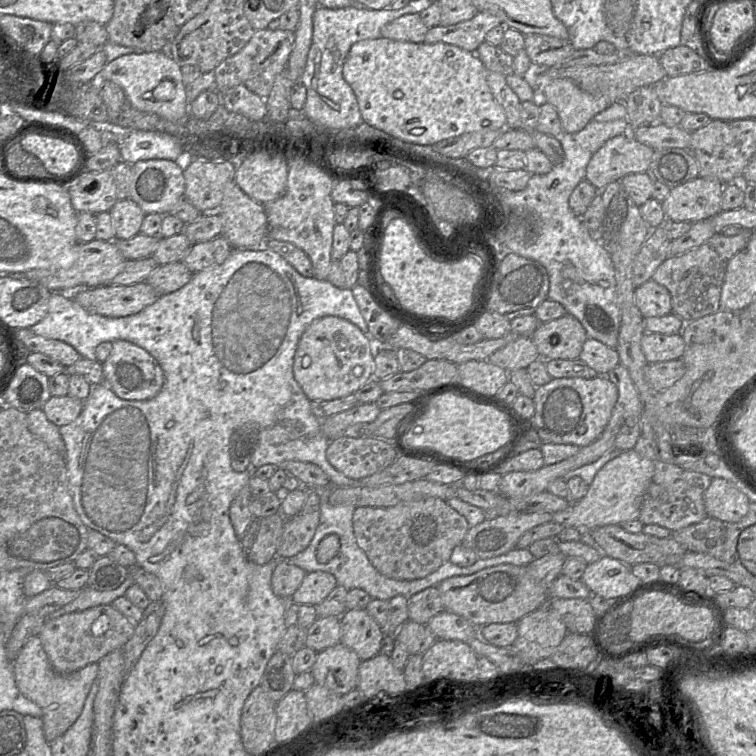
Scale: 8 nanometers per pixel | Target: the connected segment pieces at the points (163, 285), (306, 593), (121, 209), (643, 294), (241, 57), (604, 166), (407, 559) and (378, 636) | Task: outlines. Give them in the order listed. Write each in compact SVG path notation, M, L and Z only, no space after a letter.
M182 261L159 265L145 280L158 295L172 293L192 278L193 273L183 264Z
M308 572L289 601L316 606L321 603L337 585L336 578L329 572Z
M130 198L118 200L109 212L116 239L127 240L141 233L141 225L147 214Z
M652 279L635 288L634 300L644 318L662 317L672 313L670 292Z
M268 28L255 31L249 42L239 52L226 58L214 69L215 89L221 94L234 86L244 85L266 100L276 76L286 69L294 42L295 32L293 31Z
M631 133L610 138L591 157L585 179L599 192L613 181L620 181L624 176L633 173L648 172L655 150L649 145L638 142Z
M437 497L389 507L359 506L353 514L353 530L360 548L379 572L400 580L423 578L450 561L453 549L462 543L469 528L463 515Z
M347 609L339 619L342 644L352 649L361 660L369 659L379 653L384 630L366 609Z

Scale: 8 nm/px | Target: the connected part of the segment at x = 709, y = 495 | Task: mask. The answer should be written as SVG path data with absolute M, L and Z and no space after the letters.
M713 477L703 494L707 516L725 522L738 522L748 512L750 500L724 478Z

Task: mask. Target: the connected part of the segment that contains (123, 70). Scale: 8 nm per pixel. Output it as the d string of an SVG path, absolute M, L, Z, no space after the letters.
M161 51L122 55L105 65L98 81L117 84L124 91L128 105L137 110L157 114L171 124L185 126L188 120L190 113L181 67Z

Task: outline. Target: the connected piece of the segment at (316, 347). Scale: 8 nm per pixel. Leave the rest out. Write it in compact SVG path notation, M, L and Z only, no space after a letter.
M337 316L321 317L306 328L298 342L294 378L310 401L342 398L374 378L374 353L374 342L356 325Z

